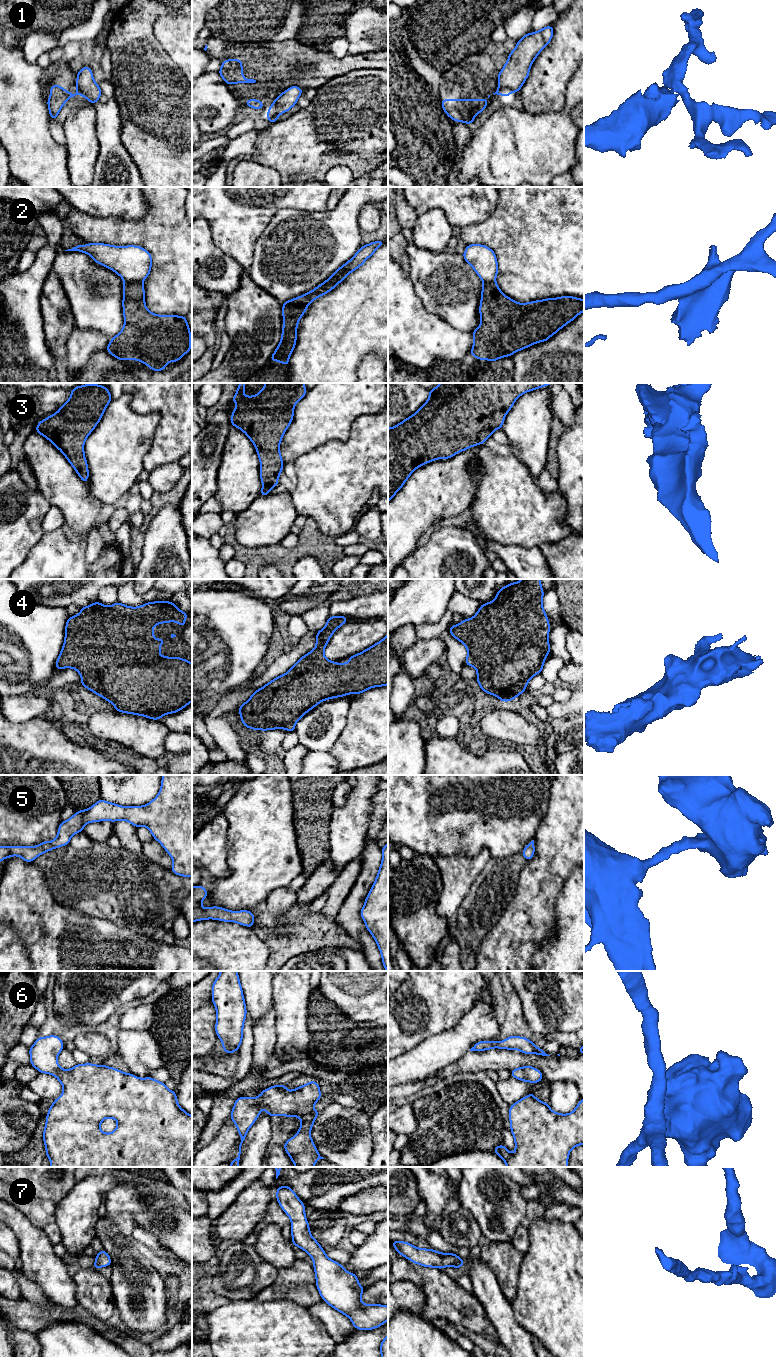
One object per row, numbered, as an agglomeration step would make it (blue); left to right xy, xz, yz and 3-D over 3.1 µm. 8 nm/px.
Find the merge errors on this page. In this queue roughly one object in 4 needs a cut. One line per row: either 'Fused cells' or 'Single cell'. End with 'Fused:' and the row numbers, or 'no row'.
1: Fused cells
2: Fused cells
3: Single cell
4: Single cell
5: Single cell
6: Single cell
7: Single cell
Fused: 1, 2

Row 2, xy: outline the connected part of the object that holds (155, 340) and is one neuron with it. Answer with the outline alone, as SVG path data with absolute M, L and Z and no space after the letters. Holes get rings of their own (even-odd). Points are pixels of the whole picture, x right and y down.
M123 283L123 316L124 326L120 333L115 335L108 343L106 350L117 359L138 360L148 365L150 370L164 371L168 363L179 362L180 358L191 351L191 331L185 316L157 315L150 312L145 304L145 291L142 283Z

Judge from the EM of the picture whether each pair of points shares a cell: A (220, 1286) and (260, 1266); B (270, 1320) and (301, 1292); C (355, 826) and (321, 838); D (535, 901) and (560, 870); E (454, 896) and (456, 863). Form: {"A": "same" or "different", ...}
{"A": "same", "B": "different", "C": "different", "D": "same", "E": "same"}

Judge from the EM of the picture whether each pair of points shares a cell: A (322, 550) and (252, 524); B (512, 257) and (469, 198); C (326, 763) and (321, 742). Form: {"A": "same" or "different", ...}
{"A": "different", "B": "different", "C": "different"}

